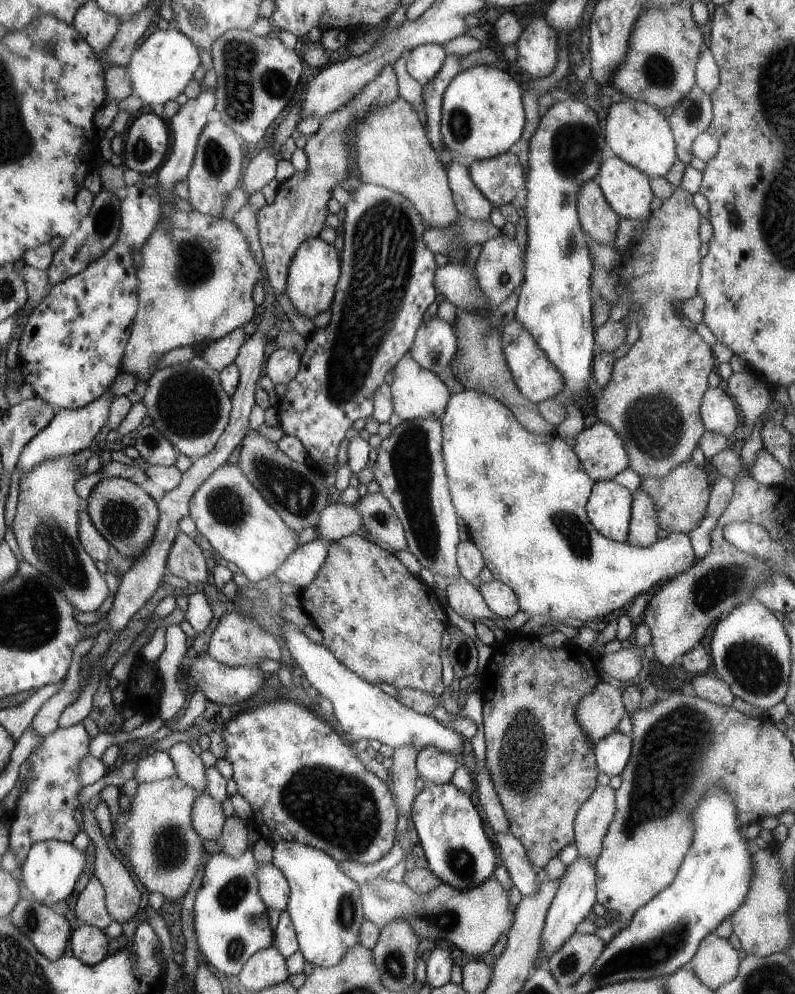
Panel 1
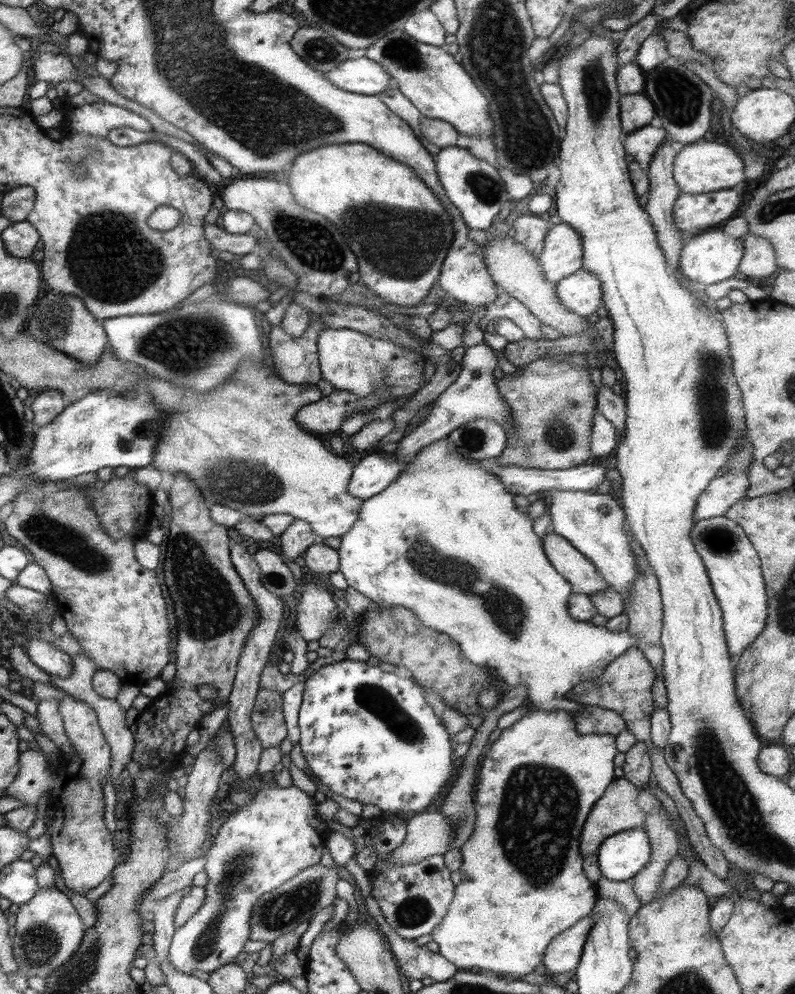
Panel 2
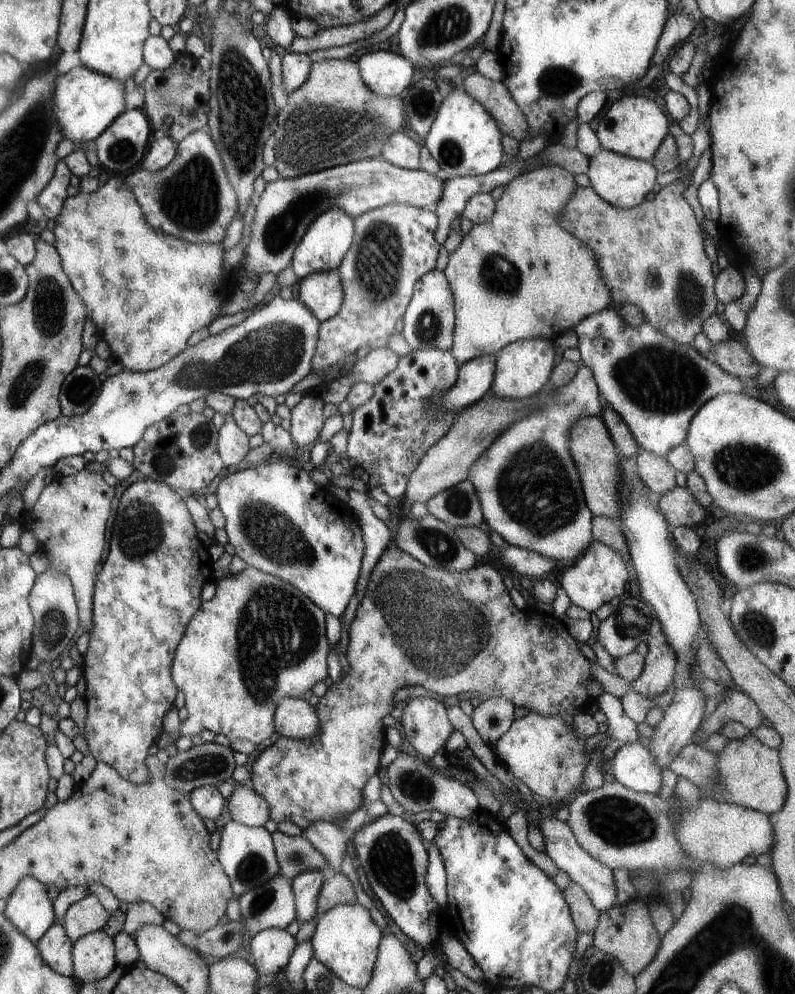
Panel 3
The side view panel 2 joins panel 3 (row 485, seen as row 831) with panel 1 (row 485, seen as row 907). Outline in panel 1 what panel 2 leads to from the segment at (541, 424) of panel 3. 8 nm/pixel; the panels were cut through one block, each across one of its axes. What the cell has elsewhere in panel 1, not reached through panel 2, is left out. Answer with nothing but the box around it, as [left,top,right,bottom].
[440,389,696,620]

